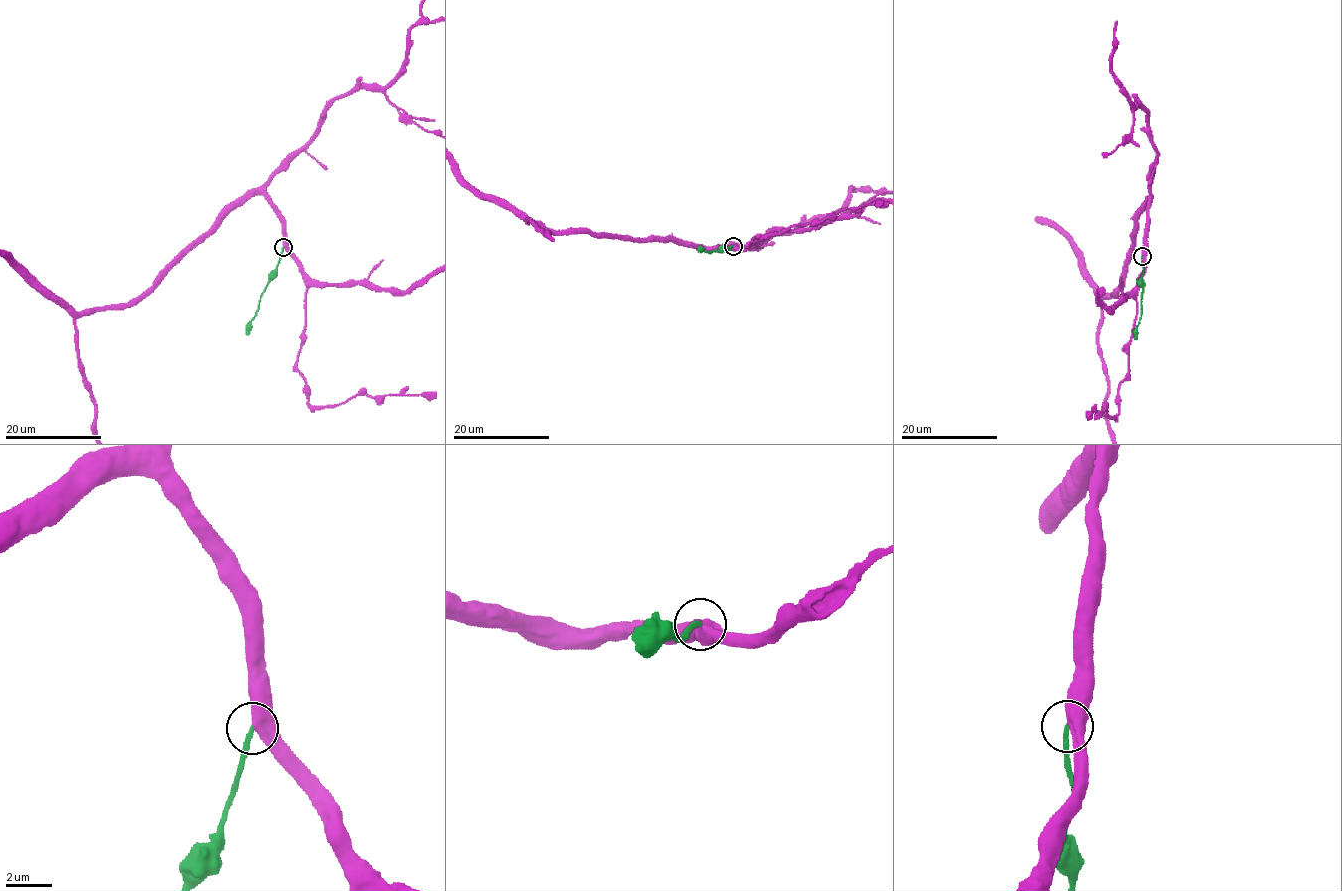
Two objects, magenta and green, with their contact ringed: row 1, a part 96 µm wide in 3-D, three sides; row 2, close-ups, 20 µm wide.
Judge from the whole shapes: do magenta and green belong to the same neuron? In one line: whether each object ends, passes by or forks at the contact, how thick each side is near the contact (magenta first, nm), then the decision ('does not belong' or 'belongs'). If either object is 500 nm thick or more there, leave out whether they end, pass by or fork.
magenta passes by; green ends; calibres 460 and 200 nm; belongs

